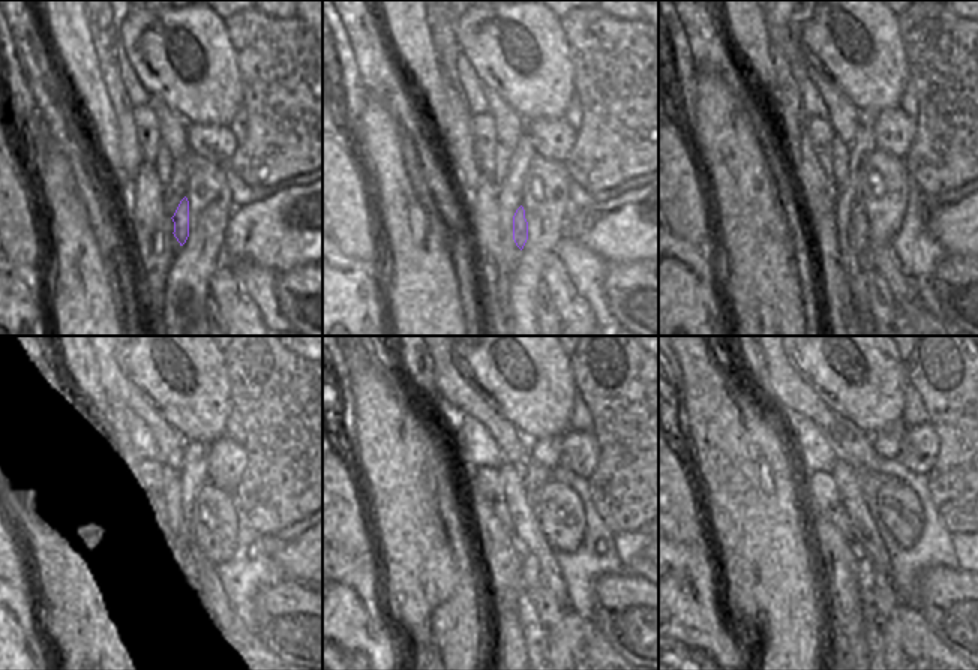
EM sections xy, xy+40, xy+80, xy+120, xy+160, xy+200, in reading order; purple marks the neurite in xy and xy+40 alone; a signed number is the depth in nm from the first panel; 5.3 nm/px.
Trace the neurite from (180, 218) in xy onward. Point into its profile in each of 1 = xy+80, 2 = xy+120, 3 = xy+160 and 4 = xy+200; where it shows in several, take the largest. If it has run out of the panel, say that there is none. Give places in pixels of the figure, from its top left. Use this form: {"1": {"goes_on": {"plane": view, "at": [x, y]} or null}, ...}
{"1": {"goes_on": {"plane": "xy+80", "at": [858, 230]}}, "2": {"goes_on": {"plane": "xy+120", "at": [192, 567]}}, "3": {"goes_on": {"plane": "xy+160", "at": [530, 568]}}, "4": {"goes_on": {"plane": "xy+200", "at": [866, 564]}}}

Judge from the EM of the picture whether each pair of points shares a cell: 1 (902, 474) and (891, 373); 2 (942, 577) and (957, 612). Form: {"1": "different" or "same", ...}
{"1": "different", "2": "same"}

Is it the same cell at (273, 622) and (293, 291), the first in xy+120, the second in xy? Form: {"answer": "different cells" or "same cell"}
{"answer": "same cell"}

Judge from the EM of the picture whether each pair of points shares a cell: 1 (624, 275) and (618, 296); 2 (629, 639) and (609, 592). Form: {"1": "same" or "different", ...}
{"1": "same", "2": "same"}

